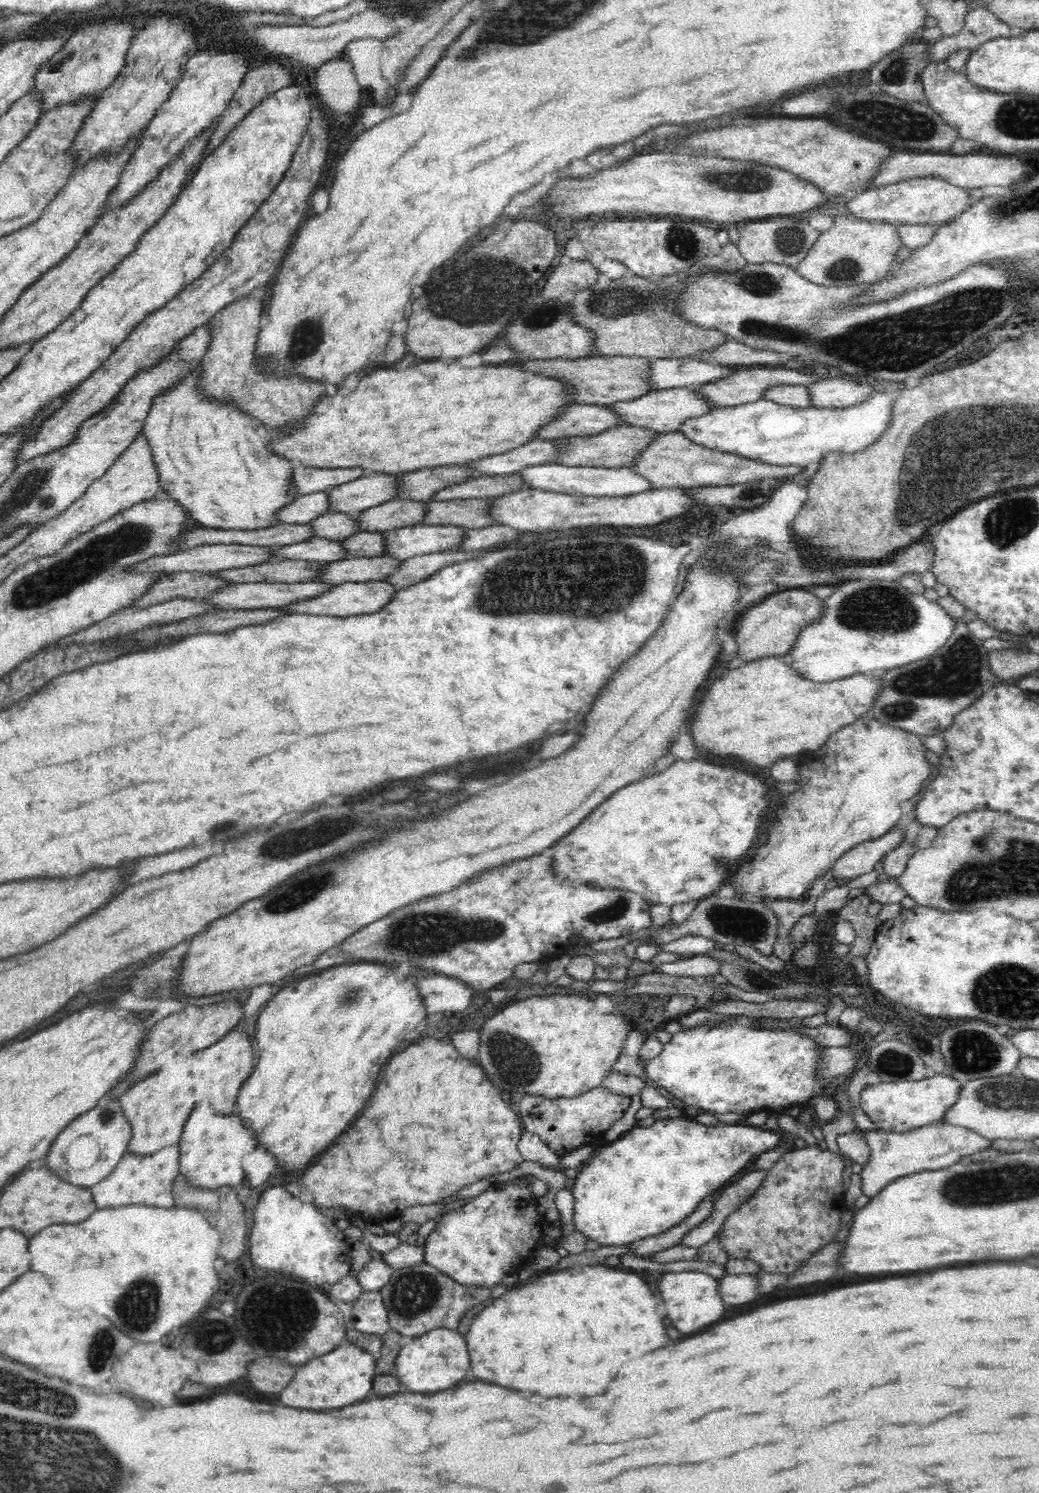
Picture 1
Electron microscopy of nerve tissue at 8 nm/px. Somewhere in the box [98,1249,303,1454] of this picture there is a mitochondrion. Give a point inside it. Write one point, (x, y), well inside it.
(138, 1306)

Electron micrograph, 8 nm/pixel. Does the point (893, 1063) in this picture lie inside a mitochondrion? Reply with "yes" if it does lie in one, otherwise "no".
yes

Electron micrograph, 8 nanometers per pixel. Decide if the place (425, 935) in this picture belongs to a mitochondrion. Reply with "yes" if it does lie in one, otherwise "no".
yes

